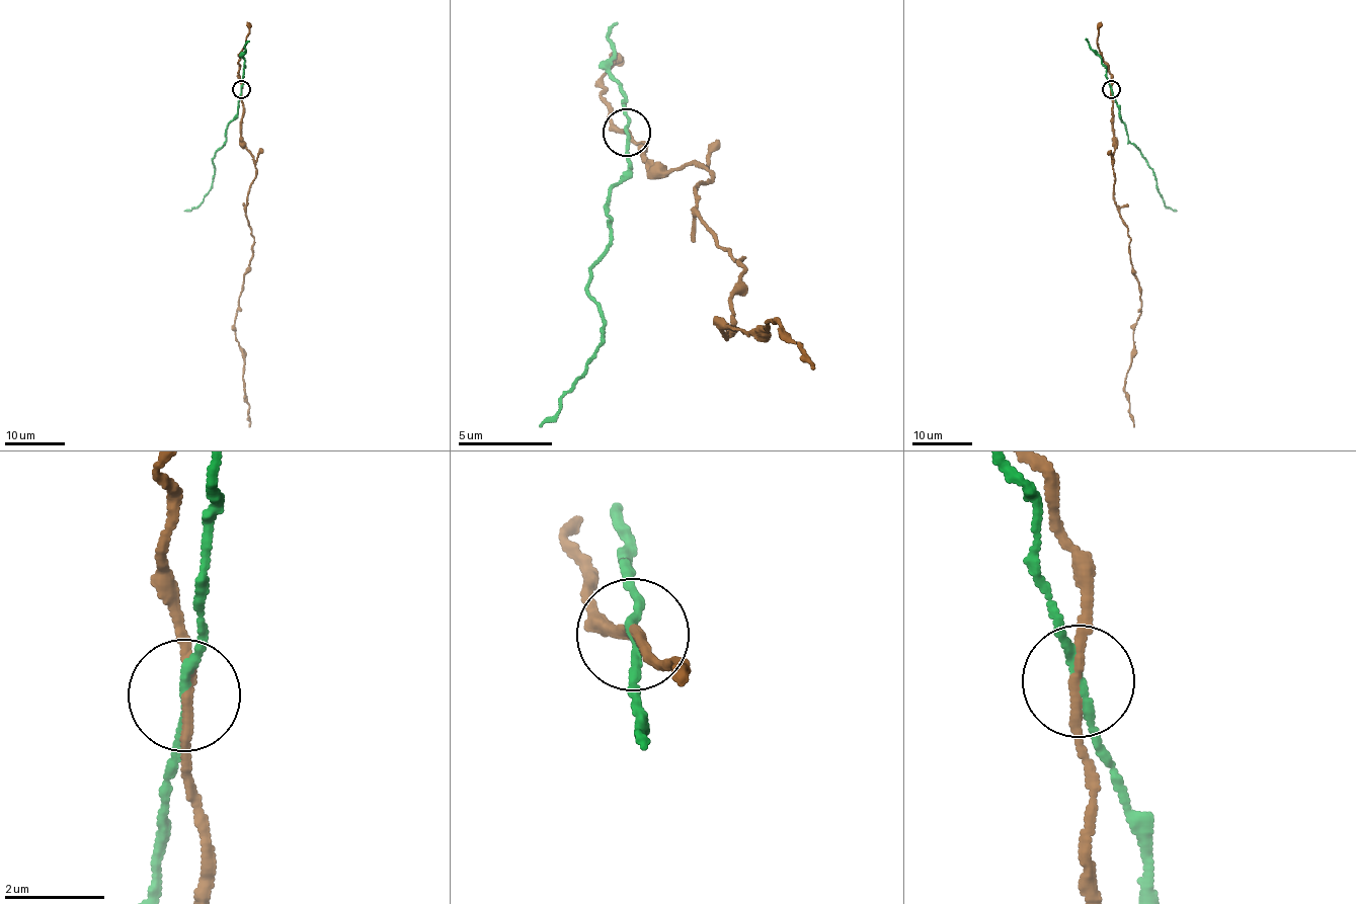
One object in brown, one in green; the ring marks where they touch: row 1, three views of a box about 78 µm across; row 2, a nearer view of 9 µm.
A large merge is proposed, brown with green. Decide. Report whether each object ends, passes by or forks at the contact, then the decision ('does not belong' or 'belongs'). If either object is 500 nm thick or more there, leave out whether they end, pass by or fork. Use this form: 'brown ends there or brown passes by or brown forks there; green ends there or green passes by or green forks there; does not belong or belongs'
brown passes by; green passes by; does not belong

